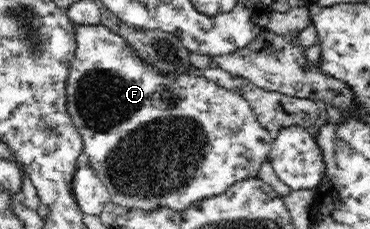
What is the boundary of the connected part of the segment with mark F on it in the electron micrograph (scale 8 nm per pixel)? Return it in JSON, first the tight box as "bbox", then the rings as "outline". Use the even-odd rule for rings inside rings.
{"bbox":[67,23,274,211],"outline":[[[101,23],[97,26],[76,26],[75,42],[76,47],[70,56],[71,66],[67,79],[67,110],[76,129],[80,132],[83,153],[88,155],[90,166],[107,187],[113,204],[130,210],[136,208],[150,211],[164,207],[174,211],[184,211],[198,200],[223,194],[233,184],[259,175],[260,164],[269,157],[274,135],[258,121],[251,105],[239,92],[220,87],[217,83],[206,79],[202,71],[196,67],[186,75],[162,72],[157,67],[147,64],[123,37]]]}

